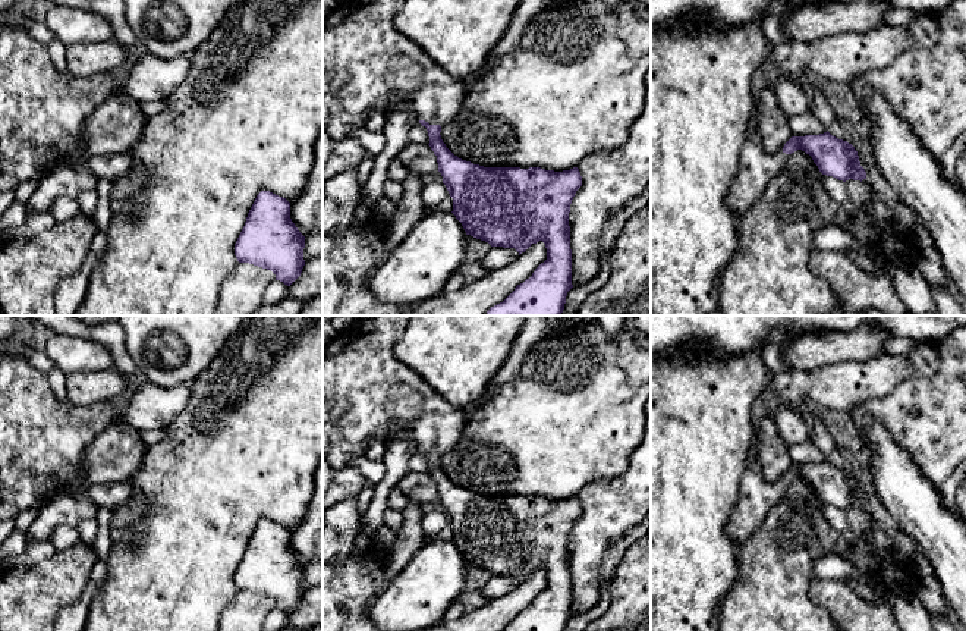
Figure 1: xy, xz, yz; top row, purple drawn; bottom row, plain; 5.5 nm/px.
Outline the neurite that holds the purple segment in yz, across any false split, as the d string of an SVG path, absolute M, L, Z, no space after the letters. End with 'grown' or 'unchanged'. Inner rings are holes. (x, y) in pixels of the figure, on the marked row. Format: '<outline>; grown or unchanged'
M752 114L739 157L739 169L726 197L730 211L740 217L751 208L770 180L784 169L789 156L797 150L809 154L822 175L843 182L866 179L866 172L860 166L855 147L833 136L828 131L819 135L792 136L781 153L768 154L762 148L756 120Z; grown

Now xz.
M346 0L322 18L322 75L344 70L347 81L334 92L322 92L322 106L330 110L328 135L336 141L365 126L374 112L416 113L427 128L429 147L437 156L438 172L450 197L453 214L466 235L491 247L515 248L519 255L542 241L547 260L532 276L517 285L485 316L561 316L572 285L570 204L582 186L578 167L563 172L541 167L484 167L454 156L441 139L441 128L459 114L468 81L447 73L418 44L403 37L393 25L405 0Z; grown

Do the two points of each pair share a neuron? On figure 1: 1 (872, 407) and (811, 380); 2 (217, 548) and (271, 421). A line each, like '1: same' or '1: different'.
1: different
2: same

